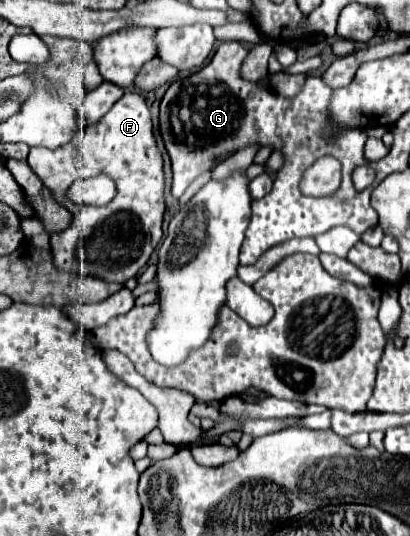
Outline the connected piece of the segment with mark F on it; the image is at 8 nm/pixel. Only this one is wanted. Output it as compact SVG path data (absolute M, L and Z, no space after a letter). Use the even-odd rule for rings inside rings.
M126 90L104 118L78 132L70 144L56 150L44 146L30 148L28 164L70 212L72 200L68 198L68 190L76 180L106 174L116 182L116 196L112 202L106 206L78 204L78 212L72 212L72 224L52 234L50 246L60 270L78 276L98 276L118 284L134 278L150 260L150 254L162 238L162 216L166 210L162 154L152 134L150 110L144 96L136 90Z

